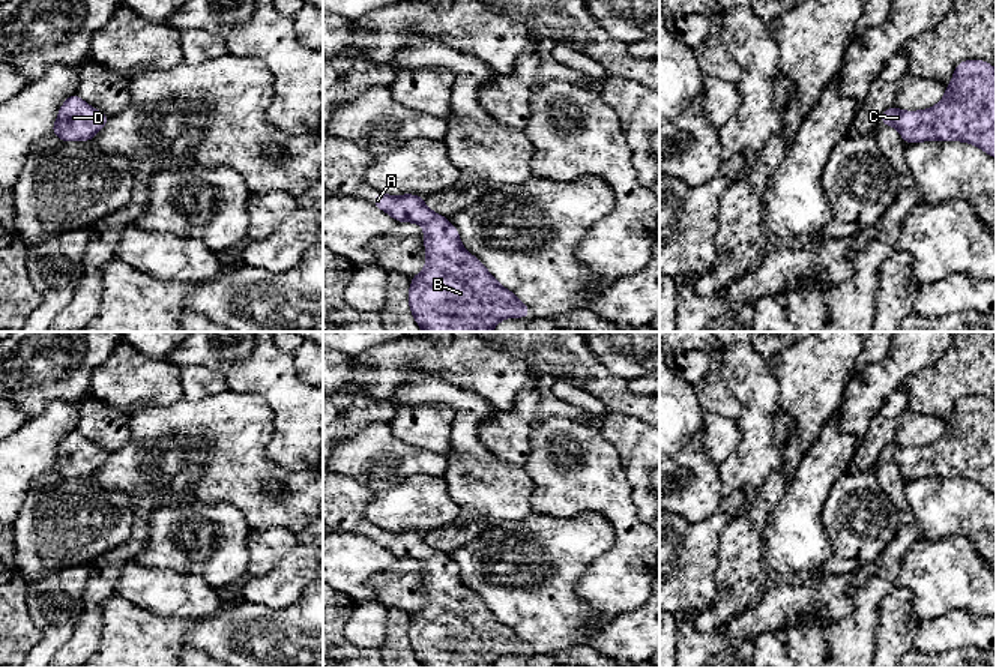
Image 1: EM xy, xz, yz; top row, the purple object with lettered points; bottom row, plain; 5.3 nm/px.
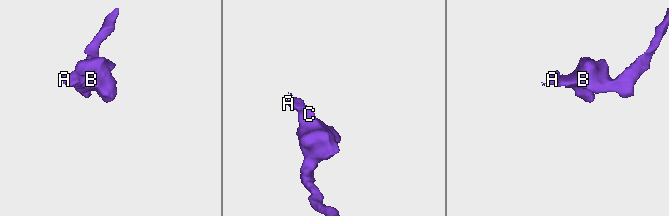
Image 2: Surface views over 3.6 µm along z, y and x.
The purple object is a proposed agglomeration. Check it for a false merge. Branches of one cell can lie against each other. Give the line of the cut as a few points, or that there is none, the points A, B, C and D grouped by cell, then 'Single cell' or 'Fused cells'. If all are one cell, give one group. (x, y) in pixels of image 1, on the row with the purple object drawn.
No split. Groups: A B C D. Single cell

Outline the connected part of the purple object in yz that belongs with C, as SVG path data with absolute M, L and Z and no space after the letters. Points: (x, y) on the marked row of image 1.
M963 60L955 66L939 104L919 111L901 111L892 105L885 110L879 125L897 128L906 144L930 140L964 141L996 159L996 69L985 60Z

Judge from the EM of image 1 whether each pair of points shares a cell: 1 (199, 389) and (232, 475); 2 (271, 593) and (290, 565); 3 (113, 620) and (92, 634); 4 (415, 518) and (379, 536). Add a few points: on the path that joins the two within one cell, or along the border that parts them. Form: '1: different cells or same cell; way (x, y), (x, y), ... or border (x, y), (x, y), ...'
1: different cells; border (227, 389), (200, 400), (184, 398)
2: same cell; way (277, 586), (290, 572)
3: different cells; border (101, 614), (101, 640), (95, 652)
4: different cells; border (364, 508), (364, 515), (382, 529), (422, 533)

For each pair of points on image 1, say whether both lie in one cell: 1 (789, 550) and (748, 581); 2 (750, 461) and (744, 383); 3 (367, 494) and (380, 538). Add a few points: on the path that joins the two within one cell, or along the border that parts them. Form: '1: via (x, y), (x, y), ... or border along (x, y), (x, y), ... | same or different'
1: border along (765, 527), (762, 532), (763, 562) | different
2: via (754, 442), (754, 403) | same
3: via (359, 505), (359, 518), (370, 529) | same

